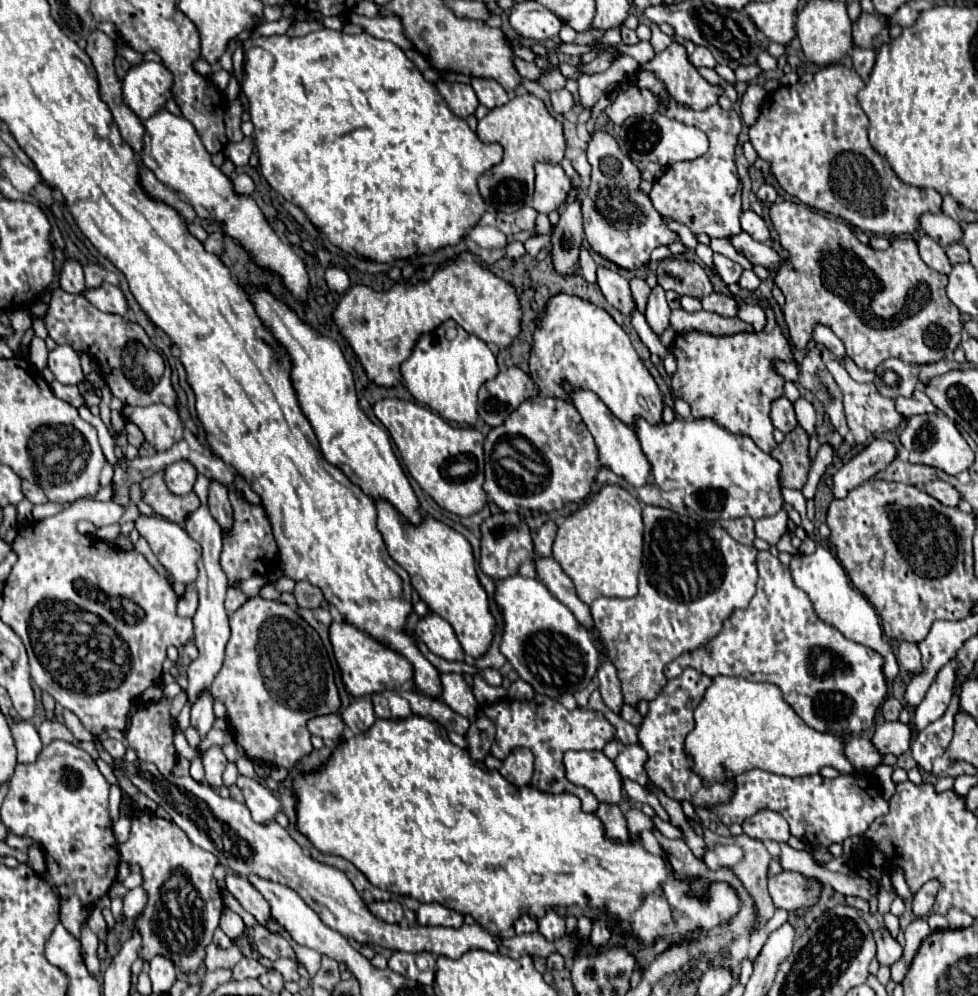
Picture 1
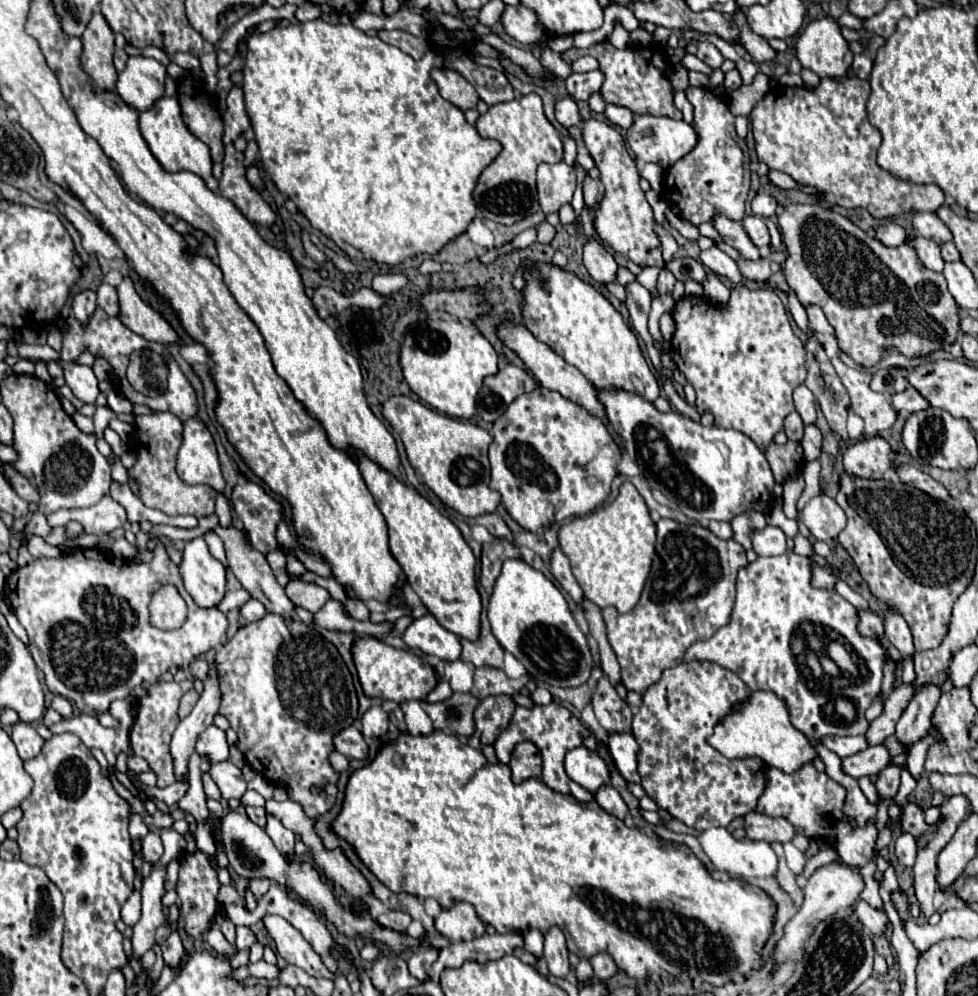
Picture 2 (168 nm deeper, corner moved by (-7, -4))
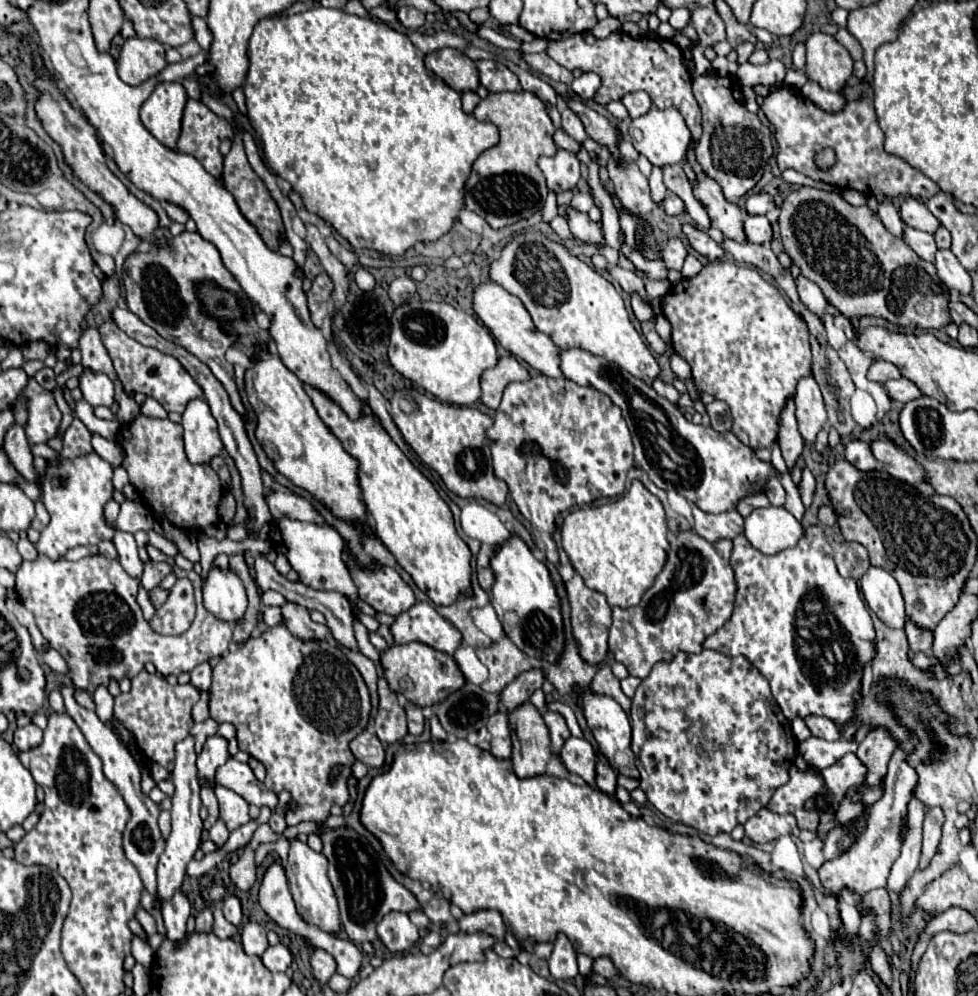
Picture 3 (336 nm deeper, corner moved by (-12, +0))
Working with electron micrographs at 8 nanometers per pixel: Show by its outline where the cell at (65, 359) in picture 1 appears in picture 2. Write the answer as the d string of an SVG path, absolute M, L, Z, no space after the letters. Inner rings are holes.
M73 361L61 363L61 367L63 367L63 373L65 373L65 381L71 387L73 395L83 403L95 405L95 399L101 391L99 391L99 381L97 381L93 369L87 367L87 365L73 363Z

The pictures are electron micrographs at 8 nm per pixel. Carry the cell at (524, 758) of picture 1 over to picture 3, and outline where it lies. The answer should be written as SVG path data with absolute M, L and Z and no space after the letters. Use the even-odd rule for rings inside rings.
M532 703L520 705L508 715L512 727L512 765L514 773L524 777L536 777L546 773L546 765L552 757L550 735L542 715Z

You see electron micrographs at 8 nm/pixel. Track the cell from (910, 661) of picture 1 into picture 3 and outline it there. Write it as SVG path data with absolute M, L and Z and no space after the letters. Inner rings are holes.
M870 567L860 579L860 589L866 603L884 625L892 629L904 629L904 597L900 593L898 581L888 571L880 567Z

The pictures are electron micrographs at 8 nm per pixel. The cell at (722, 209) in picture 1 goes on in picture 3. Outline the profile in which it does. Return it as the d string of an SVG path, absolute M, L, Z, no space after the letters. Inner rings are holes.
M704 75L692 81L692 91L694 97L702 109L702 117L704 117L704 131L702 137L698 141L696 147L696 161L700 163L704 175L708 175L710 179L714 179L720 187L724 197L730 203L738 203L740 197L744 197L762 177L762 167L764 163L770 159L772 155L772 141L770 141L770 131L768 127L764 127L758 119L758 115L750 113L744 103L742 103L742 95L740 95L740 87L730 79L730 77L720 77L720 75Z

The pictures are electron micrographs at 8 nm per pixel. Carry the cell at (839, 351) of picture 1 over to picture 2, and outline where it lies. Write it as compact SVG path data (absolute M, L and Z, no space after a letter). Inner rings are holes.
M807 305L805 311L807 311L807 317L809 317L809 327L813 331L817 331L817 333L833 333L833 327L829 325L825 313L817 305Z

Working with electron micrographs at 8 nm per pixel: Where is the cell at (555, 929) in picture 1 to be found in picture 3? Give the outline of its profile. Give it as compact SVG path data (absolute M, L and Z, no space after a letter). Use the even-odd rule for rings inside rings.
M558 933L548 965L550 965L550 975L554 979L574 979L578 975L576 951L564 933Z

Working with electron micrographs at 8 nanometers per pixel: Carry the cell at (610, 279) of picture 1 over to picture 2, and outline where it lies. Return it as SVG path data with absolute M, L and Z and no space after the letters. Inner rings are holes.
M591 239L591 241L583 243L583 263L595 281L599 281L599 283L615 281L617 263L615 263L613 255L599 241Z

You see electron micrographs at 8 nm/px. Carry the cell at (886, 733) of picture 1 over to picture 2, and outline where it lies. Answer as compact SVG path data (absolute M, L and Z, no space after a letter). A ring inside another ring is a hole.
M885 745L867 747L867 751L859 751L859 755L851 755L841 761L843 773L847 773L853 779L871 777L877 775L881 769L885 769L889 763L889 753Z

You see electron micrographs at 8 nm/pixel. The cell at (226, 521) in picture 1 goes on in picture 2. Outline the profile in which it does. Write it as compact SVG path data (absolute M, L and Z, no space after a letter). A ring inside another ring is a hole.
M217 525L215 531L217 531L217 535L223 539L223 543L225 543L227 563L229 563L231 571L235 573L235 577L241 581L241 585L243 585L257 601L261 601L269 613L283 615L283 619L291 619L295 605L293 605L291 599L285 595L283 587L277 583L277 579L275 579L275 575L273 575L271 567L269 567L267 561L265 561L265 555L259 553L259 551L255 551L255 547L251 547L251 545L245 541L243 529L235 529L235 527L223 529L223 527Z

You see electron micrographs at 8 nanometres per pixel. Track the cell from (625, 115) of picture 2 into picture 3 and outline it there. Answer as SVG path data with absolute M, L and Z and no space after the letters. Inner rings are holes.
M634 91L634 93L624 95L622 103L624 103L630 119L642 117L642 115L646 115L652 109L652 101L650 101L650 97L644 91Z

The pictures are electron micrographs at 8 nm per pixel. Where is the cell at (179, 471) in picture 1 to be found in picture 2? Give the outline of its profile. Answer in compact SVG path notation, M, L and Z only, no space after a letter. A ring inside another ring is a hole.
M191 417L183 423L183 443L177 457L177 473L189 485L205 483L217 491L225 489L215 441L199 417Z

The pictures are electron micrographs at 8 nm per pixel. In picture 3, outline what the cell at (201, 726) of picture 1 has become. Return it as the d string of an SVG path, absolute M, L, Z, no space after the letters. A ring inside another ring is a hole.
M210 735L204 743L202 753L198 755L198 777L206 779L208 785L214 787L214 771L216 767L228 761L228 741L220 735Z

